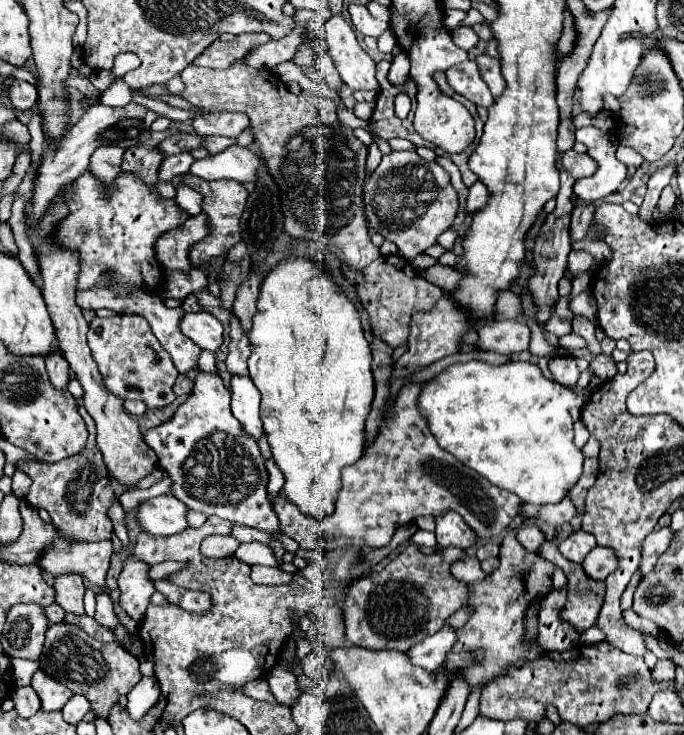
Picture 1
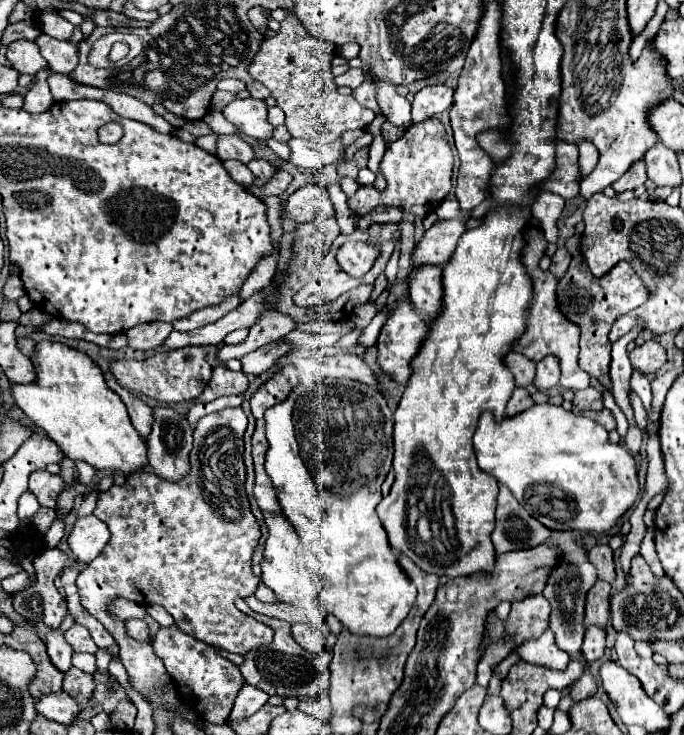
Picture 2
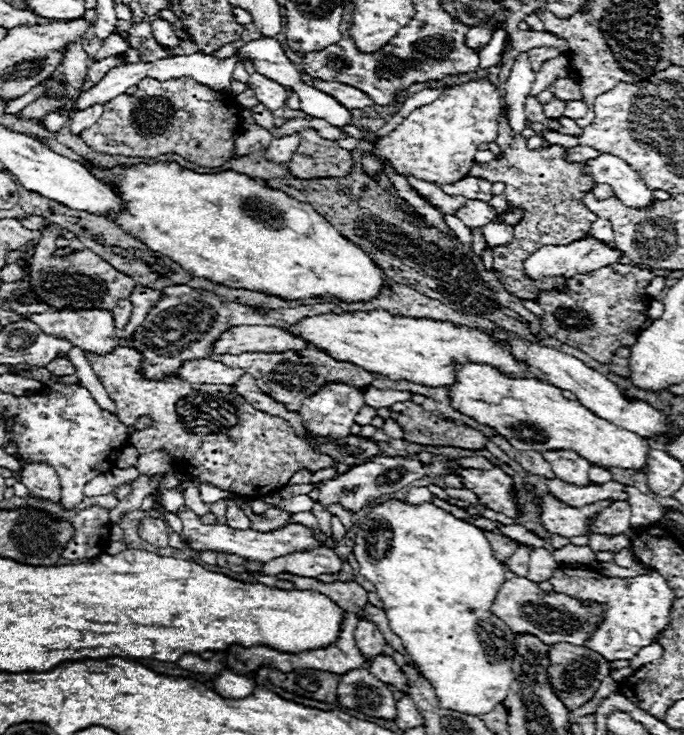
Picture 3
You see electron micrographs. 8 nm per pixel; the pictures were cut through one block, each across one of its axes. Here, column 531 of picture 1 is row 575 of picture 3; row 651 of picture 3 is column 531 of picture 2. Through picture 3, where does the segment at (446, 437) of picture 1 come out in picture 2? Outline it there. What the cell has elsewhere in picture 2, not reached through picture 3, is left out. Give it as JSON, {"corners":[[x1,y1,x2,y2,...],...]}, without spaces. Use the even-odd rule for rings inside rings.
{"corners":[[534,404,516,416,504,416,500,422,490,410,482,412,474,432,474,452,478,466,506,484,514,498,550,530,582,530,608,532,616,520,636,502,638,474,636,460,622,444,610,444,608,432,594,420,572,414,562,406]]}

